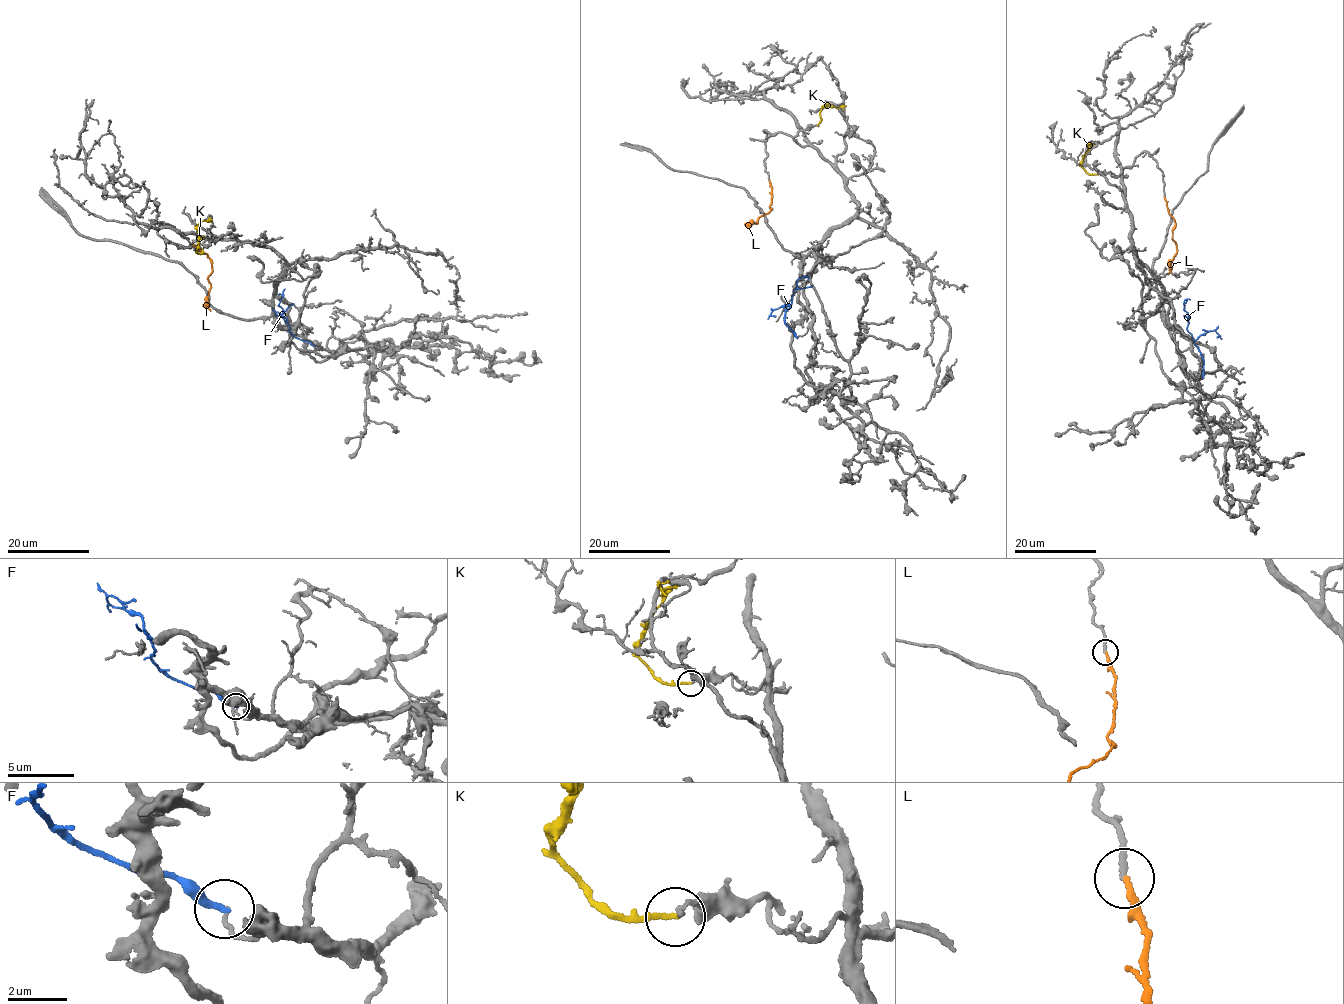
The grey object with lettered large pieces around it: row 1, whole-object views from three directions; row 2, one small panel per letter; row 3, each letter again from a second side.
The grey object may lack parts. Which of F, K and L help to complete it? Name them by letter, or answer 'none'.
L

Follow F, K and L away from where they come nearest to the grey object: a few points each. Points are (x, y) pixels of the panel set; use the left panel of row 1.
F: (315, 346), (291, 334), (279, 305), (285, 289)
K: (202, 249), (201, 254), (197, 251), (198, 223), (209, 221), (209, 217)
L: (191, 244), (211, 261), (212, 272), (208, 276), (207, 299), (210, 310)

